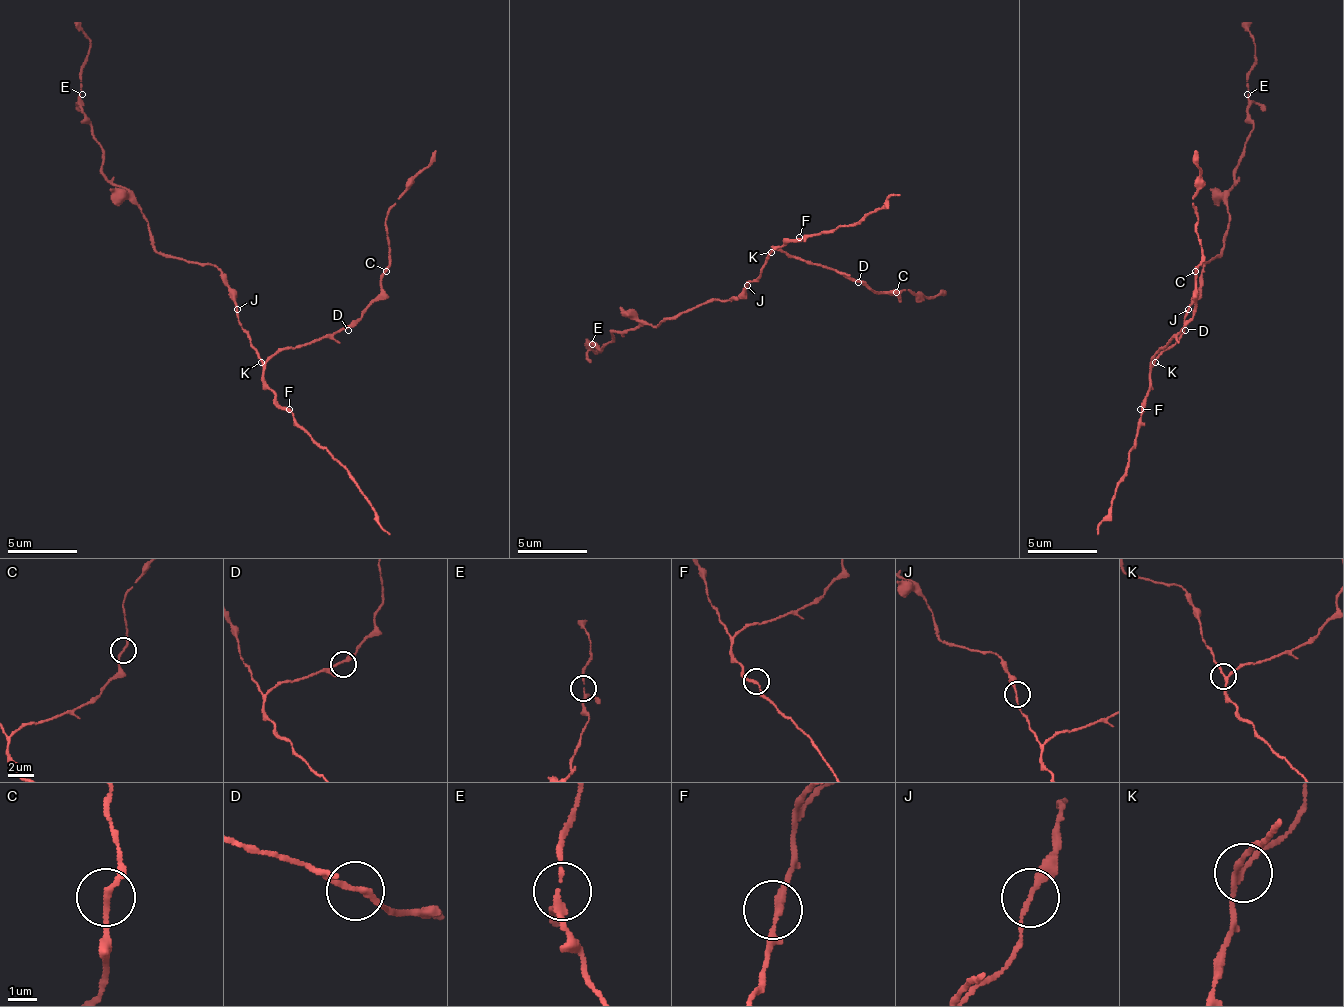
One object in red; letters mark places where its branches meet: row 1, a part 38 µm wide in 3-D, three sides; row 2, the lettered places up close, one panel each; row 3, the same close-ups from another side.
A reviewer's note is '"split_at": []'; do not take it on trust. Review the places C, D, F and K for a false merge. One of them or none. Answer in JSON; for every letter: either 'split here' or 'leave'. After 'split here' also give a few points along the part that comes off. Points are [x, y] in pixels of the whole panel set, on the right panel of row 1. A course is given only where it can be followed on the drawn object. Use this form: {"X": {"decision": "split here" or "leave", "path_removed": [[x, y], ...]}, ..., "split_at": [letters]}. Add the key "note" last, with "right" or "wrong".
{"C": {"decision": "leave"}, "D": {"decision": "leave"}, "F": {"decision": "leave"}, "K": {"decision": "leave"}, "split_at": [], "note": "right"}

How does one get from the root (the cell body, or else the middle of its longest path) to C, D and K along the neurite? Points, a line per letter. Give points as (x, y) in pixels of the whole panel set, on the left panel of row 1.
C: (237, 309), (241, 330), (268, 361), (282, 350), (351, 326), (379, 291), (379, 278), (386, 271)
D: (237, 309), (241, 330), (265, 361), (282, 350), (303, 347), (348, 330)
K: (237, 309), (237, 323), (261, 361)

